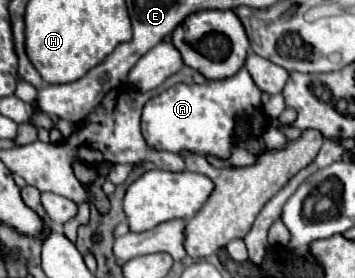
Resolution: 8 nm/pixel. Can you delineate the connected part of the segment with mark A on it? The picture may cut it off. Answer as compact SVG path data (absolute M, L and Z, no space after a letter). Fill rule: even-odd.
M242 67L228 79L208 81L206 85L176 83L152 97L142 109L142 131L146 143L160 151L180 153L182 149L190 149L198 155L228 157L234 145L236 115L246 117L252 133L260 135L266 125L260 107L260 89L254 85L250 73Z

